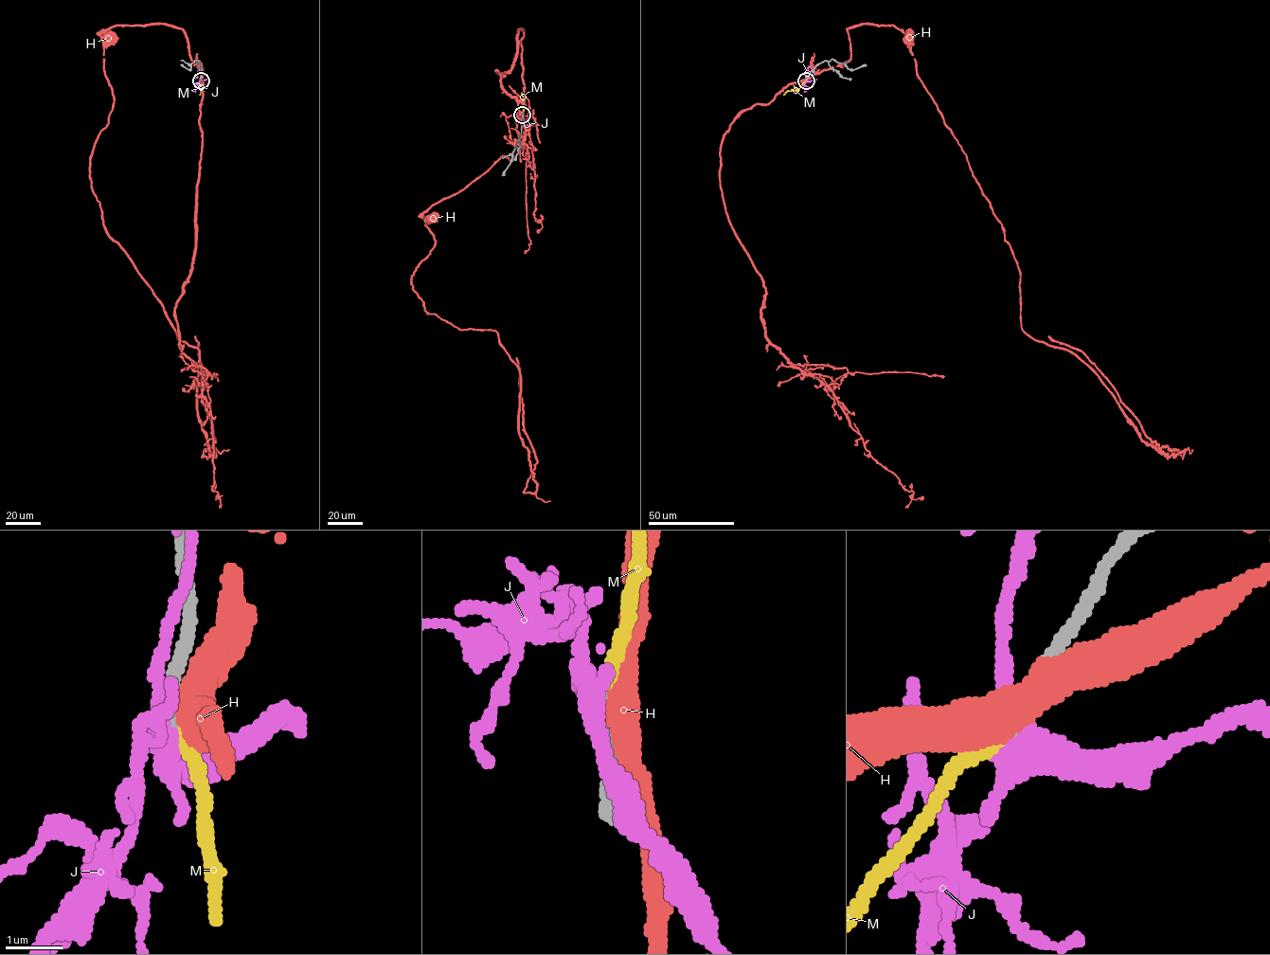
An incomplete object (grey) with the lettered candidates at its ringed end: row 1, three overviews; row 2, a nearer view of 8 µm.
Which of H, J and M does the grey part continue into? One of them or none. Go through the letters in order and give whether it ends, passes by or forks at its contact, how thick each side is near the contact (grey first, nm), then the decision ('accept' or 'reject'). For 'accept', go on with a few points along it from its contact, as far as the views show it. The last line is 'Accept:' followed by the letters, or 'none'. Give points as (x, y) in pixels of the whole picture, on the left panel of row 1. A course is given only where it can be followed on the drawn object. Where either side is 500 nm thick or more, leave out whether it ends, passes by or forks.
H: 280 nm thick on the grey side, 500 nm on the other; reject
J: it forks there; 240 nm thick on the grey side, 380 nm on the other; reject
M: it ends there; 200 nm thick on the grey side, 200 nm on the other; accept; it runs (201, 81), (203, 90), (200, 95)
Accept: M

